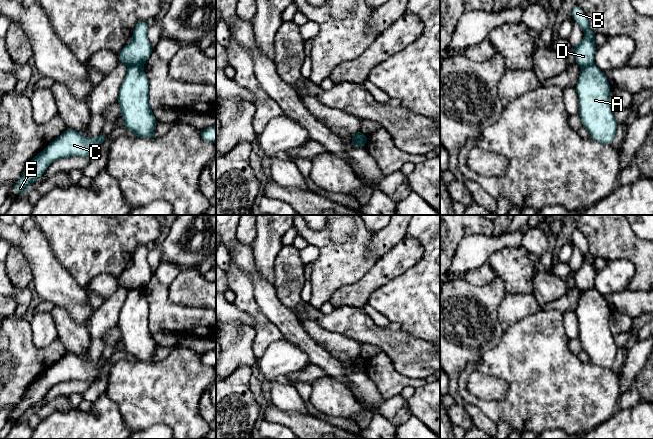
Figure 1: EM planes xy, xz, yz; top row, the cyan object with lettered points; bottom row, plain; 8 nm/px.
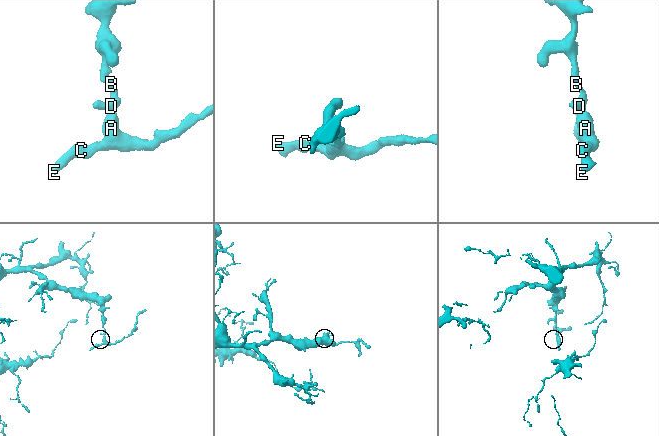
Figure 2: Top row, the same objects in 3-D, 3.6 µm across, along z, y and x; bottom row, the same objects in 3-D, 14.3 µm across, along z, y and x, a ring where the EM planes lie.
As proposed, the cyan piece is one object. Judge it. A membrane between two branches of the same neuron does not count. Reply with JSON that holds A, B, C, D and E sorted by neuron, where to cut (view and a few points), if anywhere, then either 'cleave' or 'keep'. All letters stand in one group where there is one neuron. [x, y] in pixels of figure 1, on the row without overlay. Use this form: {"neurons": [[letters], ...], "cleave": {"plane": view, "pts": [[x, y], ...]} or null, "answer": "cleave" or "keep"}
{"neurons": [["A", "C", "E"], ["B", "D"]], "cleave": {"plane": "xz", "pts": [[365, 365], [356, 363], [351, 366]]}, "answer": "cleave"}

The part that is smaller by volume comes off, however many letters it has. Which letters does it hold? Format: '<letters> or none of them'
A, C, E

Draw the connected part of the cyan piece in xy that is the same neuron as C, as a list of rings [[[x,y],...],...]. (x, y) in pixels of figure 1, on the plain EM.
[[[67,352],[29,386],[13,412],[20,419],[23,419],[29,410],[37,405],[53,386],[71,380],[91,382],[96,379],[98,372],[107,362],[108,359],[103,357],[97,361],[86,362],[84,358]]]

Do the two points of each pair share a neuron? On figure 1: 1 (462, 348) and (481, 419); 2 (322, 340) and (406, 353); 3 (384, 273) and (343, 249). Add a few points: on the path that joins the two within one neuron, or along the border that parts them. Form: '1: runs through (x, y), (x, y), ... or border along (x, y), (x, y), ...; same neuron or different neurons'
1: runs through (453, 366), (453, 392), (463, 403); same neuron
2: border along (339, 332), (361, 343); different neurons
3: border along (380, 257), (356, 282); different neurons

